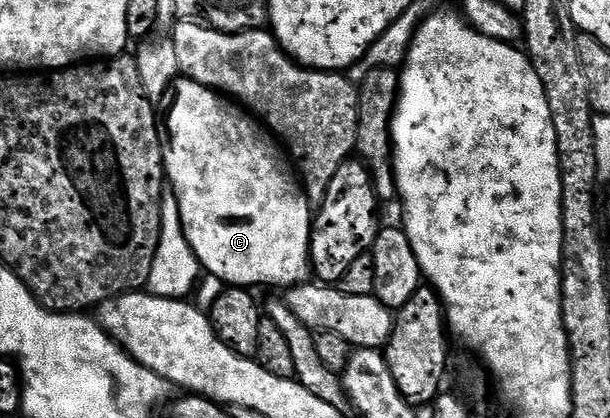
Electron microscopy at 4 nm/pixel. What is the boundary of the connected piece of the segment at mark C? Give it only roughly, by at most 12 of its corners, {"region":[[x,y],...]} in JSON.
{"region":[[180,76],[163,171],[200,266],[302,285],[313,205],[248,110]]}

